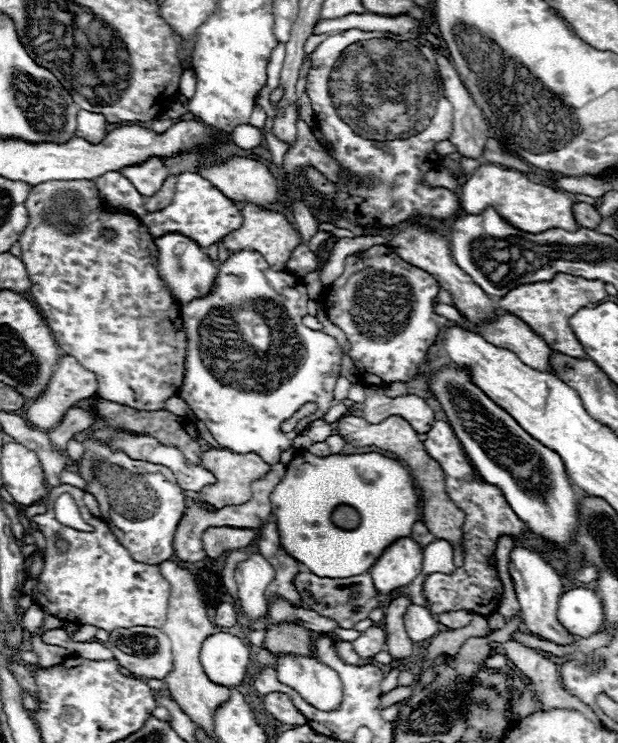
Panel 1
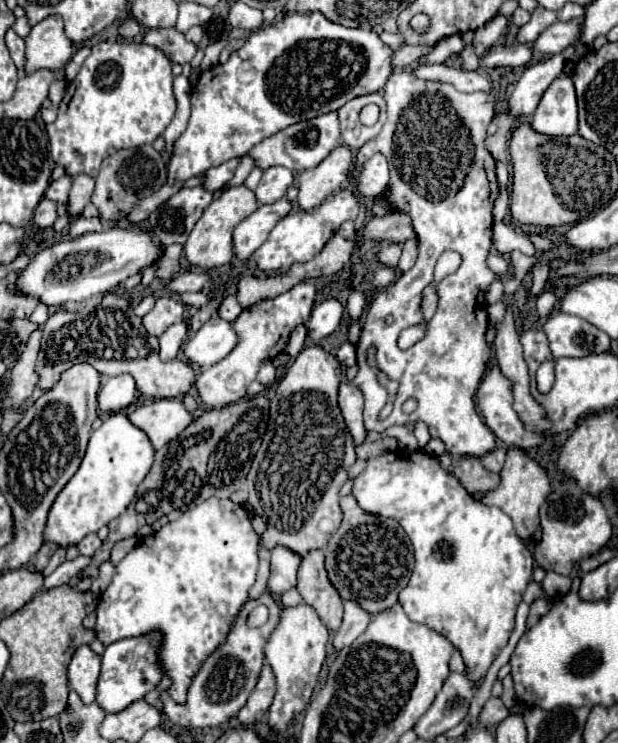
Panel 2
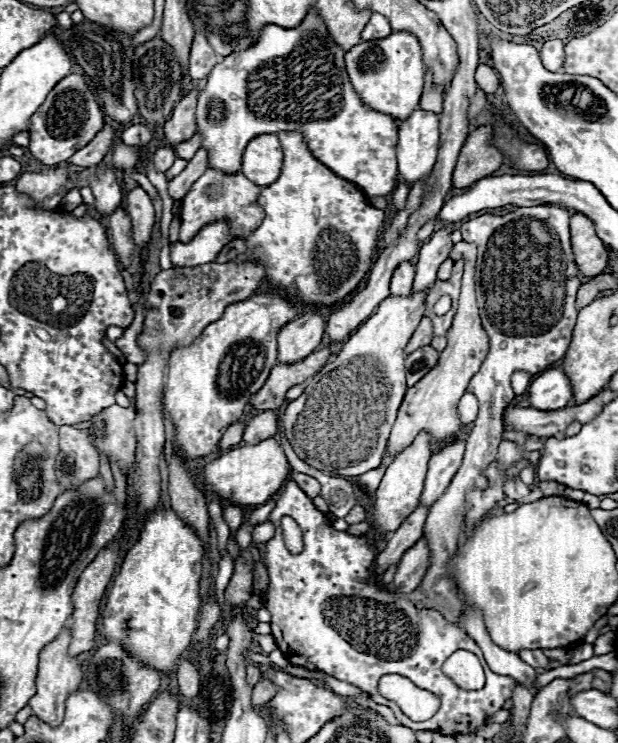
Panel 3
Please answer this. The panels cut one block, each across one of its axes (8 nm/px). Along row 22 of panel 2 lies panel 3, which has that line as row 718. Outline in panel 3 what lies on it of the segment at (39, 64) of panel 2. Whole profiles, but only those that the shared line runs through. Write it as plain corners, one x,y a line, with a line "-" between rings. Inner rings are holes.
62,630
62,634
40,652
36,694
28,702
28,706
32,708
32,716
40,718
42,722
48,722
50,726
58,726
62,722
66,698
68,698
68,694
72,694
72,690
76,690
80,686
80,680
82,680
82,670
80,670
78,658
70,658
66,654
68,644
70,644
70,634
68,634
68,630

